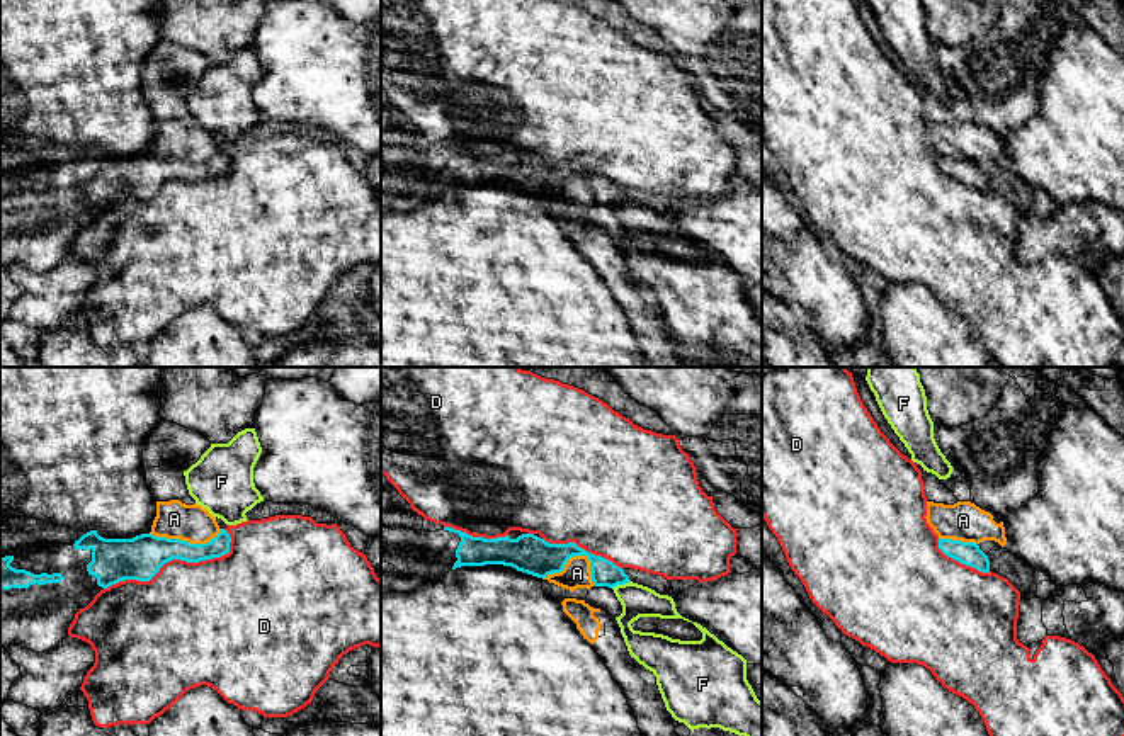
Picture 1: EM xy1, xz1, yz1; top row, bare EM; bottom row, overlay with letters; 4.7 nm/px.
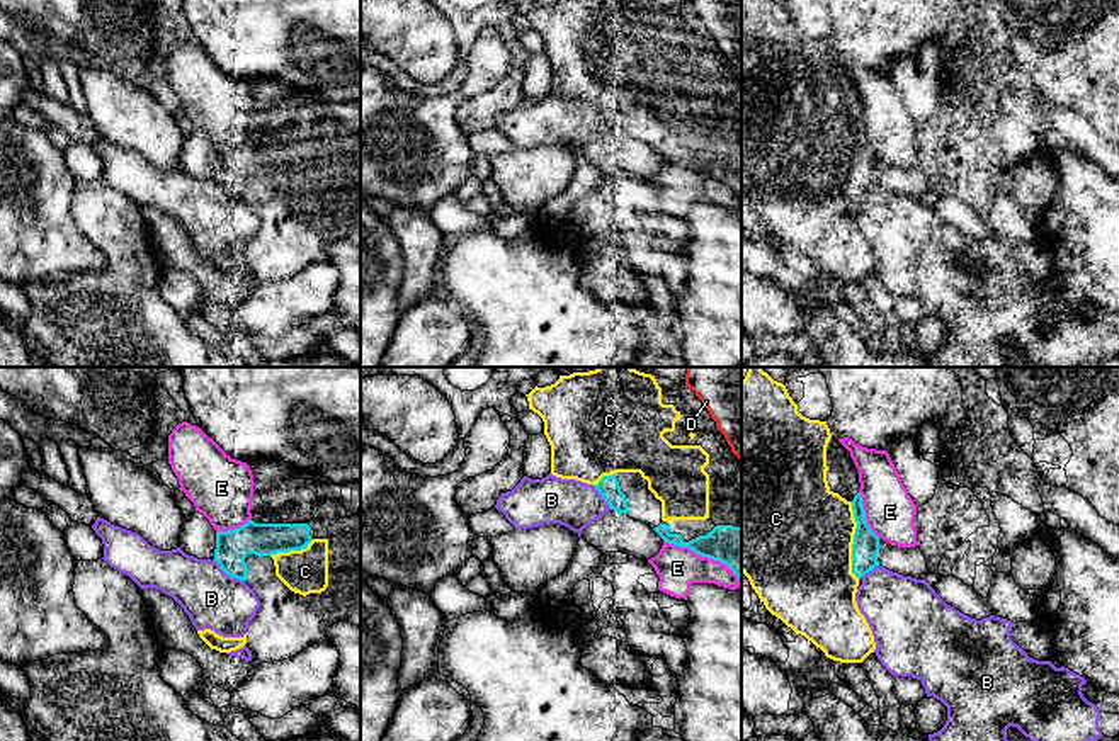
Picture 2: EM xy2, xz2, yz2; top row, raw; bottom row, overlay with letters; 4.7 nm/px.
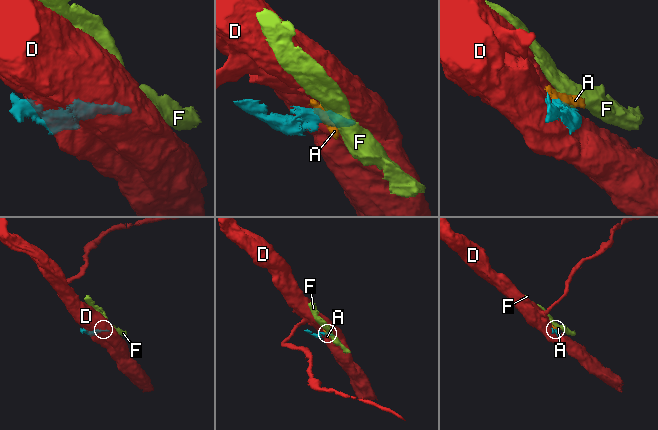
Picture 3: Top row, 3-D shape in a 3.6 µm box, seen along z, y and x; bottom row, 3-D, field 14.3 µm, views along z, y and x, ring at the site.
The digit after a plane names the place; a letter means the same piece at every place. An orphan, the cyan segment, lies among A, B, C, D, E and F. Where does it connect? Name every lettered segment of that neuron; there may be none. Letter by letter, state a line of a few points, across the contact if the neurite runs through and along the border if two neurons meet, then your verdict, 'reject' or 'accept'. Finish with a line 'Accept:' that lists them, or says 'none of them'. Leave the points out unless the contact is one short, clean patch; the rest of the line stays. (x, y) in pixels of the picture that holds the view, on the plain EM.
A: xz1 (543, 198), (558, 192), (570, 177), (585, 175), (594, 204) | reject
B: reject
C: accept
D: reject
E: reject
F: xz1 (630, 199), (613, 208) | reject
Accept: C

